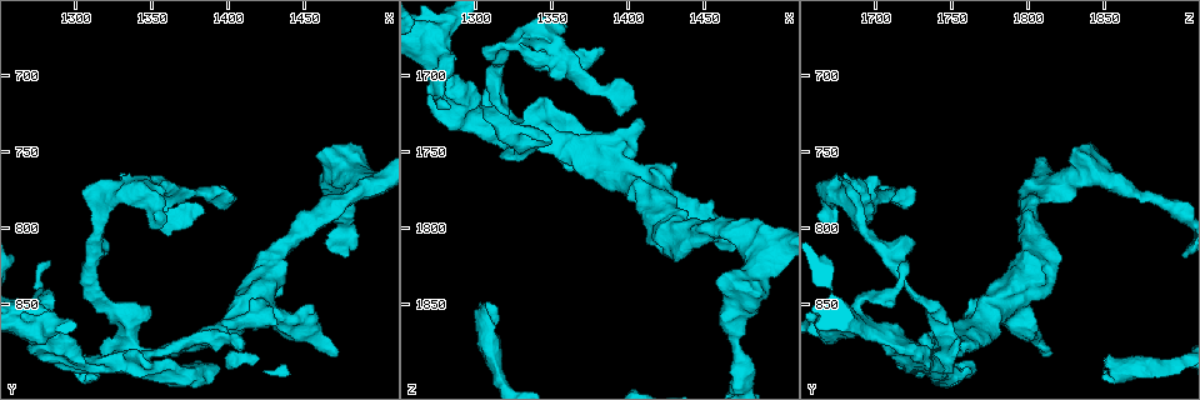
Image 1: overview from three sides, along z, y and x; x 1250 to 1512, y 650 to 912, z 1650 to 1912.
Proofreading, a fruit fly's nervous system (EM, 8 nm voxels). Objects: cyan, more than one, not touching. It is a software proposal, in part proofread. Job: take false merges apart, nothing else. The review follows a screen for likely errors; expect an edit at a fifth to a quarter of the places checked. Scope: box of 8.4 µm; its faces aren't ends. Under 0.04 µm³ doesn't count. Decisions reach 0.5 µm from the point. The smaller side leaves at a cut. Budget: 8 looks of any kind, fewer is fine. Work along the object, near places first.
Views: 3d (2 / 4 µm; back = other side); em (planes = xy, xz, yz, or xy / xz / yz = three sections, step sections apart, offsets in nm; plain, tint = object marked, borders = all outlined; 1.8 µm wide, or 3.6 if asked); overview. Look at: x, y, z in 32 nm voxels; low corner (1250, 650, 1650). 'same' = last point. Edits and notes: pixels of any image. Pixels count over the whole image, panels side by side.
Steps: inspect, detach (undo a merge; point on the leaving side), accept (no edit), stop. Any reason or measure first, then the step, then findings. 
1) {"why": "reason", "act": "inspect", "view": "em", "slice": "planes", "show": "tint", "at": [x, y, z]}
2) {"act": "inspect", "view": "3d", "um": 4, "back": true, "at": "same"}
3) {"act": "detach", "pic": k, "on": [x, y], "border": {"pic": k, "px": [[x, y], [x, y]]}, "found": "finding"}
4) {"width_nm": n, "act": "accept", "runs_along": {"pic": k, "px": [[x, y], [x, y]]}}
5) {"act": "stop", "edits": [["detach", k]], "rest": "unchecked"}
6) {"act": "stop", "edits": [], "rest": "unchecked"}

{"why": "branch point", "act": "inspect", "view": "em", "slice": "xz", "step": 4, "show": "tint", "at": [1354, 776, 1692]}

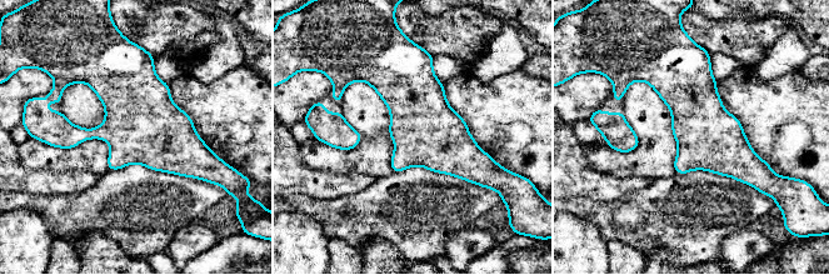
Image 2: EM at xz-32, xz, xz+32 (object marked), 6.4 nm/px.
{"width_nm": 400, "act": "accept", "found": "one neuron here"}

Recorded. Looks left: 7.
{"why": "touches itself", "act": "inspect", "view": "em", "slice": "planes", "show": "tint", "at": [1310, 892, 1722]}

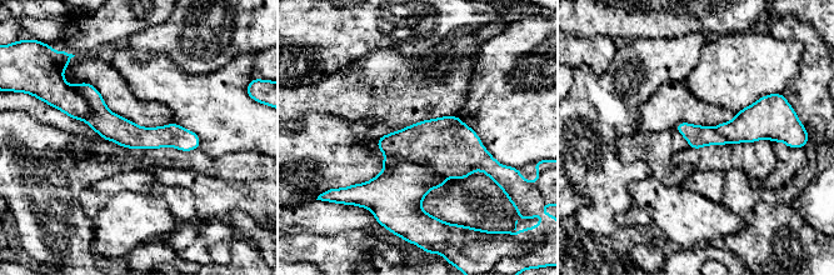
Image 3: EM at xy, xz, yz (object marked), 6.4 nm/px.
{"width_nm": 140, "act": "detach", "pic": 3, "on": [448, 144], "border": {"pic": 3, "px": [[385, 153], [428, 161], [445, 178]]}, "found": "two neurons meet here"}

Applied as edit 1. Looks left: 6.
{"why": "sudden change in width", "act": "inspect", "view": "3d", "um": 2, "at": [1310, 890, 1882]}

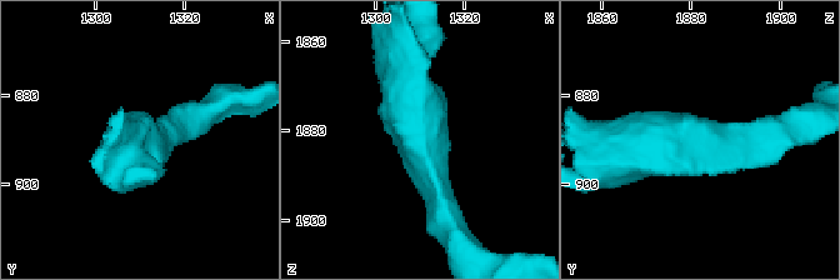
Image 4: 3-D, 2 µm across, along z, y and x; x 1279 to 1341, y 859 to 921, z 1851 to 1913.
{"arm_widths_nm": [220, 320], "act": "inspect", "view": "em", "slice": "planes", "show": "tint", "at": [1311, 892, 1883]}

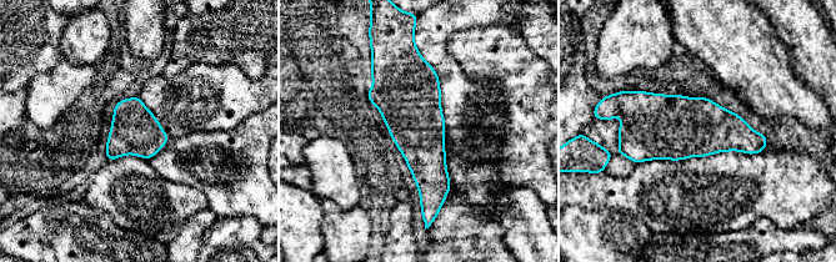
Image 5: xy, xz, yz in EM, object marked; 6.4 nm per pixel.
{"act": "accept", "found": "continuous, no second neuron"}

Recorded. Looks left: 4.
{"act": "stop", "edits": [["detach", 3]], "rest": "unchecked"}

